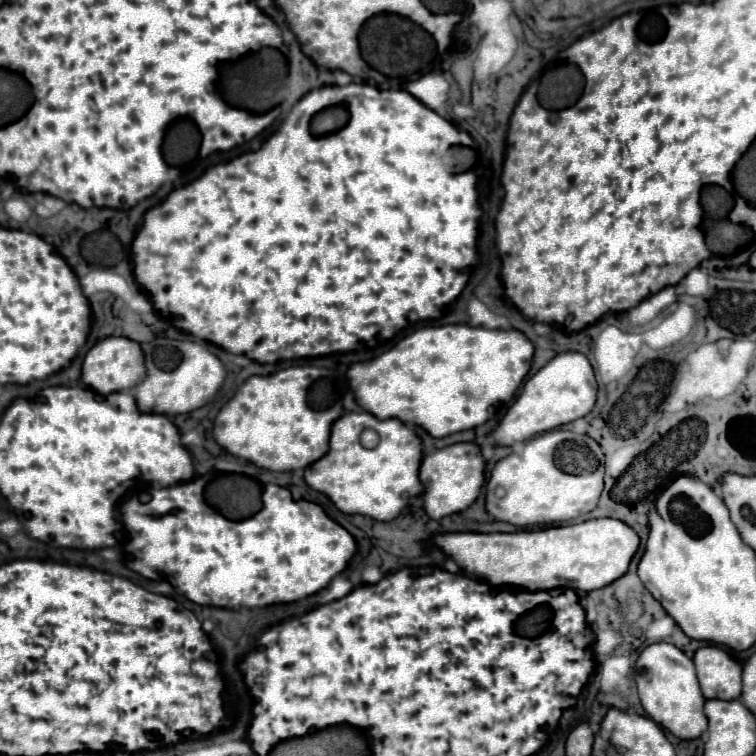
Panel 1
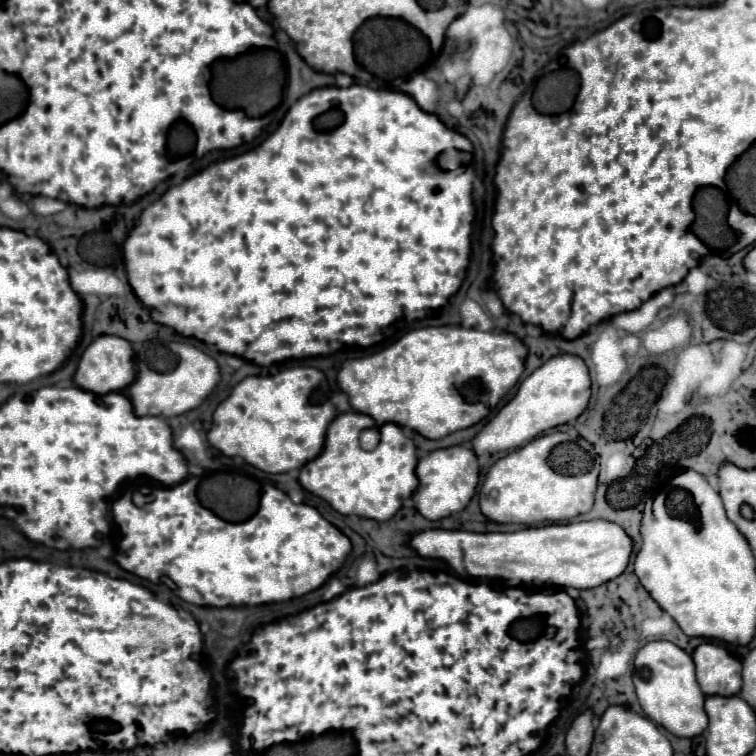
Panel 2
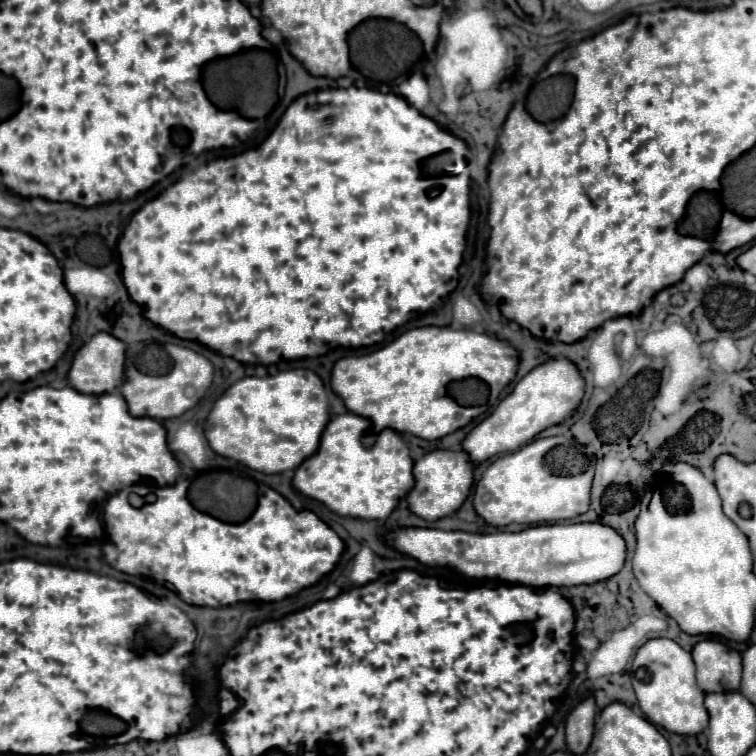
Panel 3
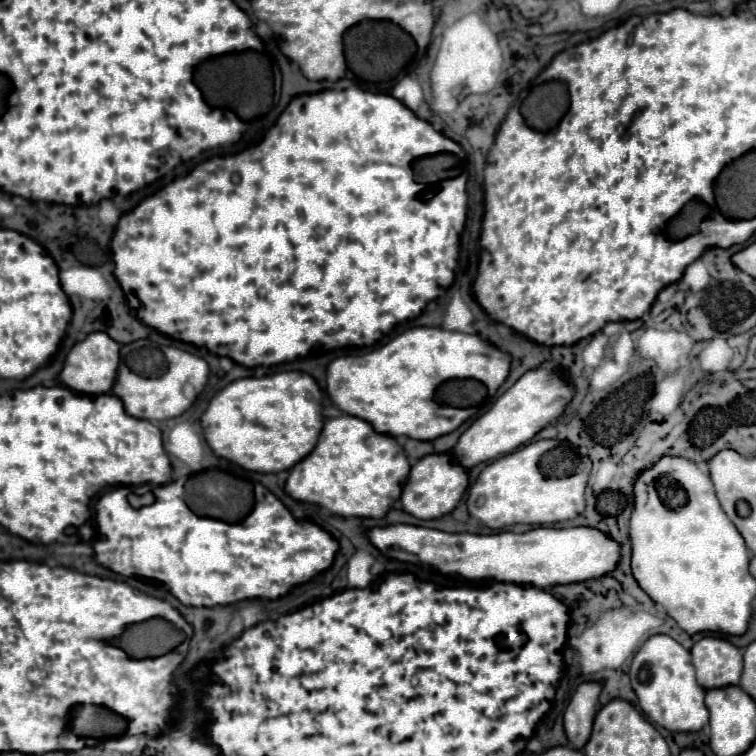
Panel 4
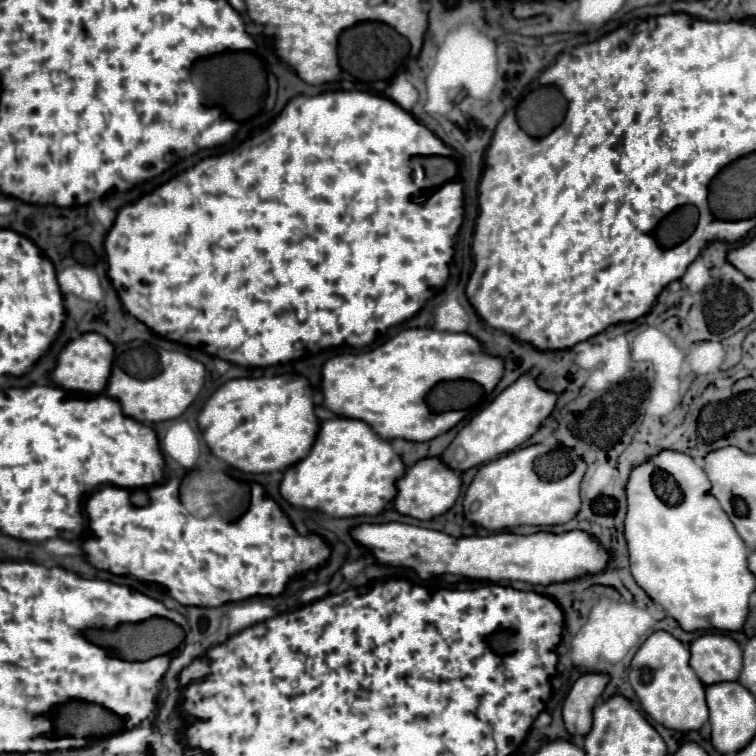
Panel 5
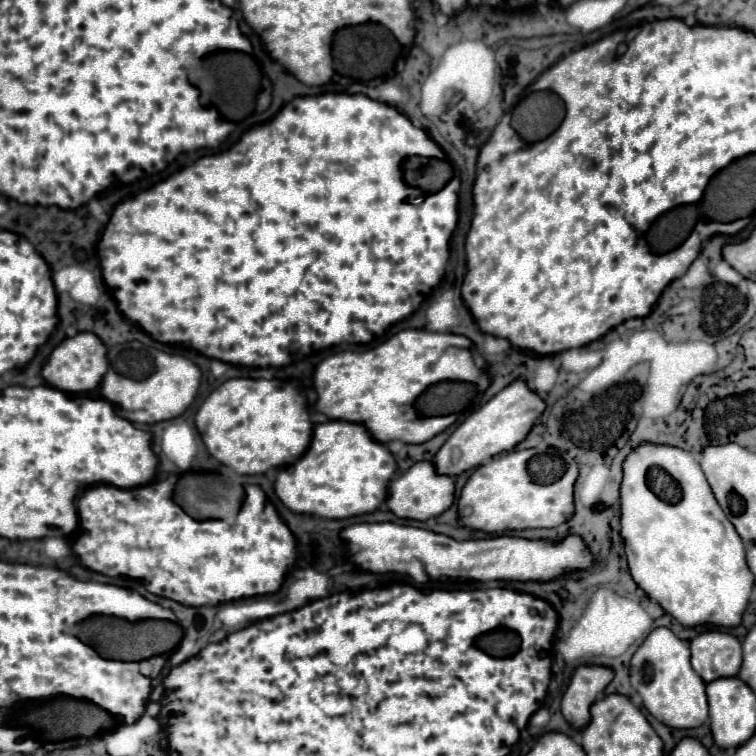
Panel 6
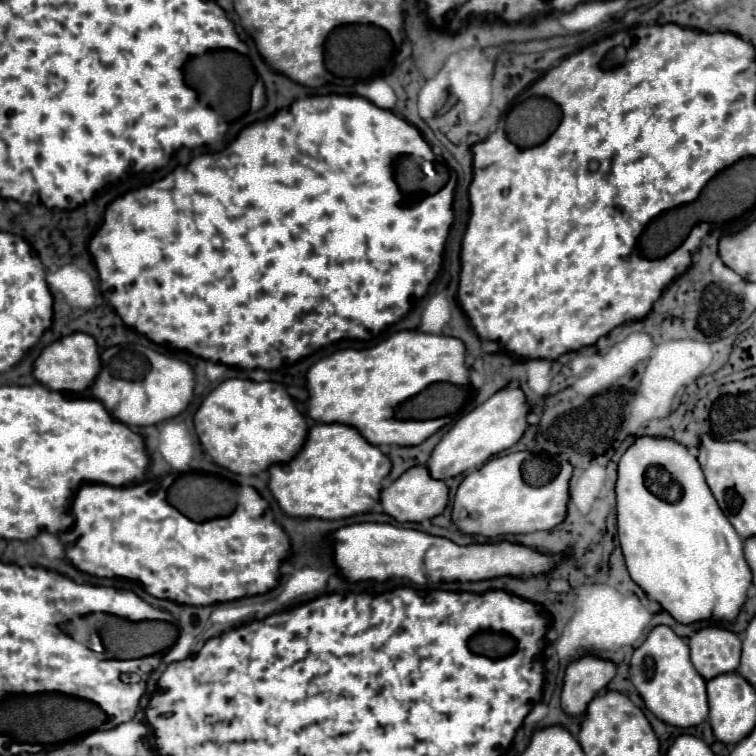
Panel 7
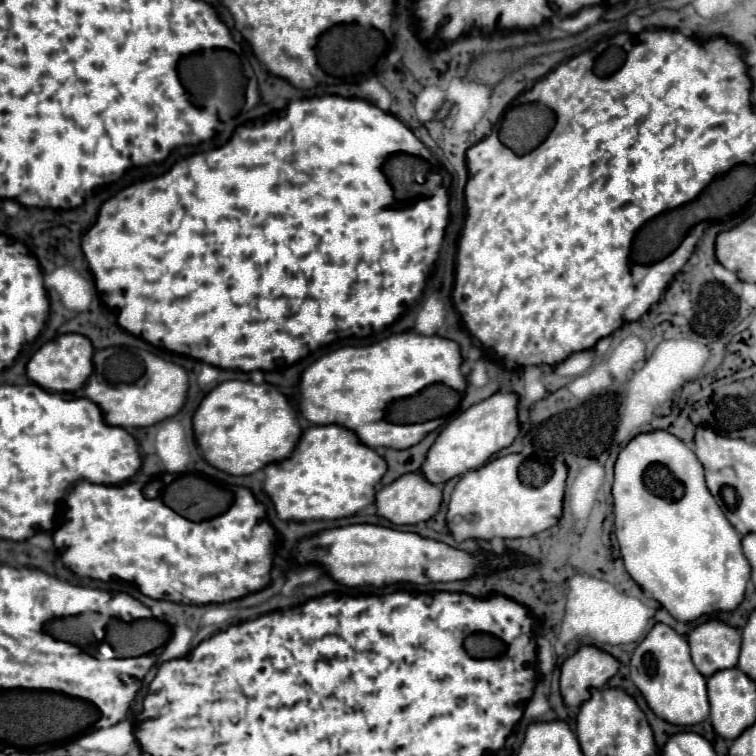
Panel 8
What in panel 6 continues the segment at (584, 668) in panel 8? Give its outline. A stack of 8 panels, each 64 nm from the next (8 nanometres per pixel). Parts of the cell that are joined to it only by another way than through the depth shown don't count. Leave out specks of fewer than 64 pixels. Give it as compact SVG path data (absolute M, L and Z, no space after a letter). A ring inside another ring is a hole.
M580 666L562 698L562 714L574 730L582 730L590 722L590 706L610 684L614 672L604 666Z

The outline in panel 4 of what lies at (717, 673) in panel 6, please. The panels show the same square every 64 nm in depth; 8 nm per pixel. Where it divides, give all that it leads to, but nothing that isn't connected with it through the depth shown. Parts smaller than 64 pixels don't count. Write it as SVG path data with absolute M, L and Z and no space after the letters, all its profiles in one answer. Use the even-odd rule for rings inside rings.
M706 636L691 649L696 684L704 690L738 686L742 674L742 652L728 640Z

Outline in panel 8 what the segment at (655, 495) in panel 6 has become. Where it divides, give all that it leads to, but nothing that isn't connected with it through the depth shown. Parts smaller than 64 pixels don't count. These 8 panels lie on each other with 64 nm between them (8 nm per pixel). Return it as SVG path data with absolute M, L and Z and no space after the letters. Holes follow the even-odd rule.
M656 430L638 434L620 452L614 466L614 514L616 536L624 566L634 582L654 600L658 600L678 622L692 622L704 614L732 612L744 600L750 580L748 560L740 552L742 536L728 524L714 496L704 484L704 468L696 454L676 436Z

